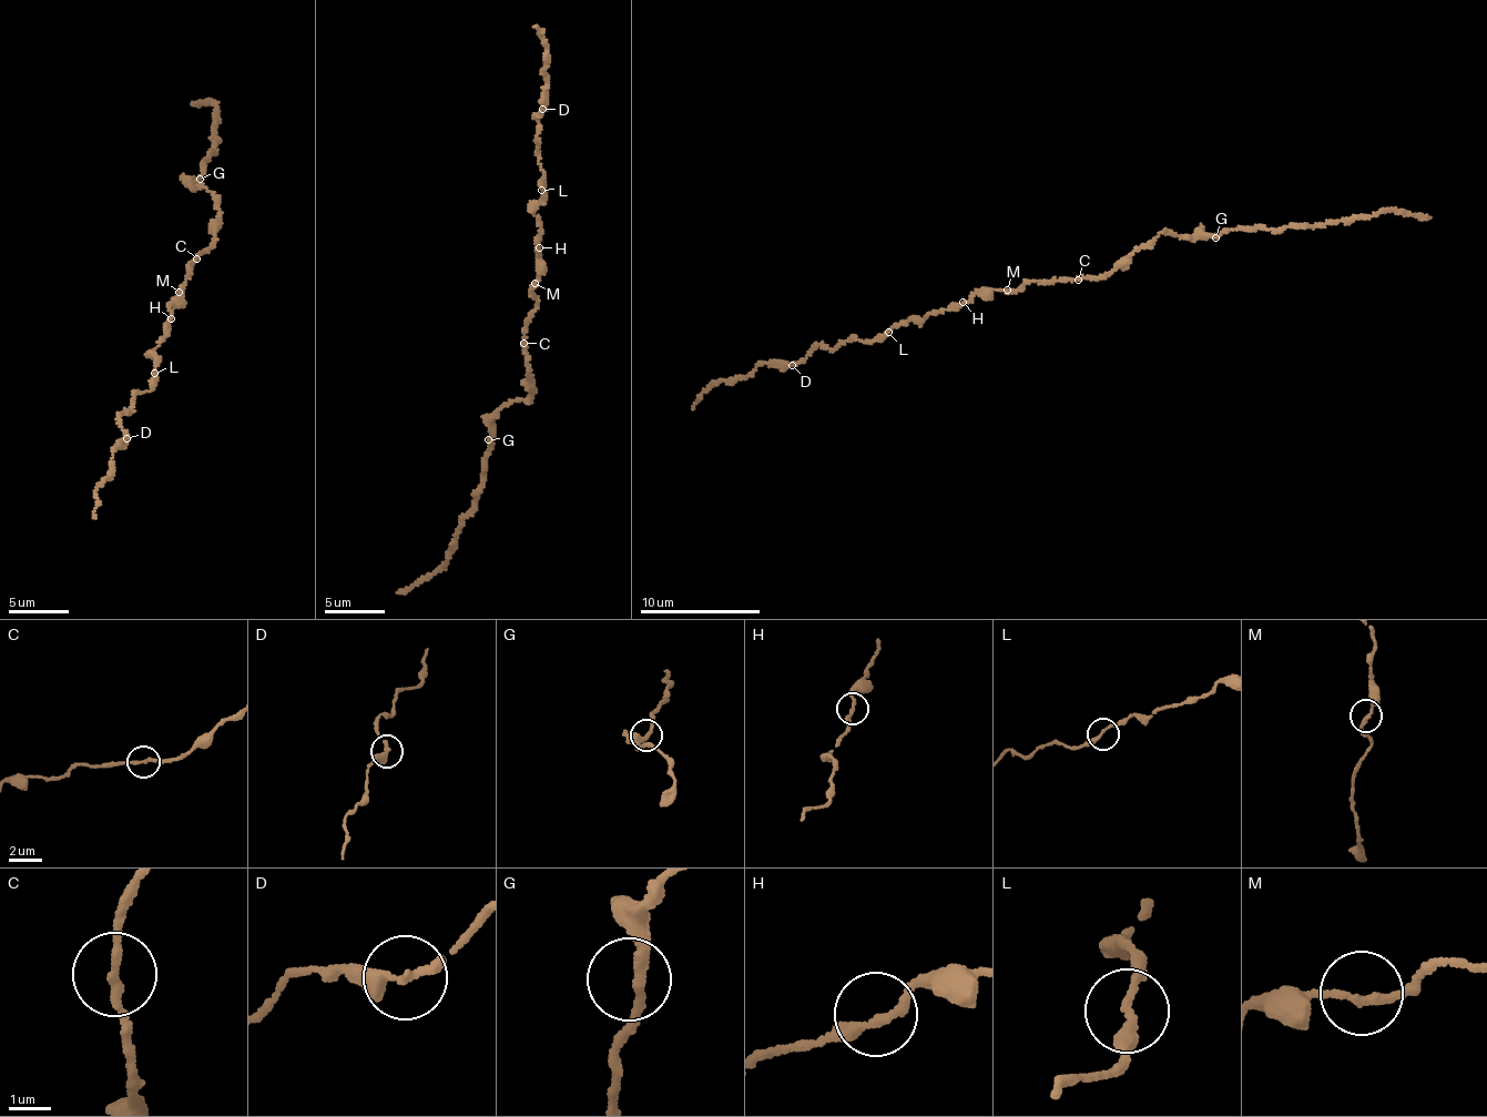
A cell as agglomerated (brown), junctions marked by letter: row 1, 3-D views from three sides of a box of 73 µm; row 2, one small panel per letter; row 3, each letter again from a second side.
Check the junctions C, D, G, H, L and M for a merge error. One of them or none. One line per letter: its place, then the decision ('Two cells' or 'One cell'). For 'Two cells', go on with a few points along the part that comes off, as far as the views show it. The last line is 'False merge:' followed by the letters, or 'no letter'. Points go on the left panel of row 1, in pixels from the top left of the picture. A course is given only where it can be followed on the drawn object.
C: Place: (196, 259). One cell
D: Place: (126, 438). One cell
G: Place: (200, 179). One cell
H: Place: (171, 318). One cell
L: Place: (154, 373). One cell
M: Place: (179, 292). One cell
False merge: no letter

